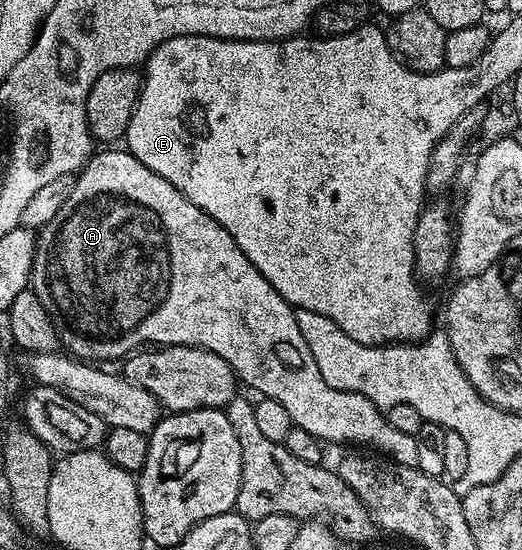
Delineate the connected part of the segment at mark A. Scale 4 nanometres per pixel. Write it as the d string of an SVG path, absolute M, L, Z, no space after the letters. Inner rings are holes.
M109 147L106 148L109 149L106 153L97 151L90 156L80 172L76 174L71 195L67 195L67 203L63 203L63 207L59 207L55 219L51 219L51 223L43 230L45 277L49 280L47 301L51 306L53 327L64 352L90 363L109 363L105 361L113 361L116 357L124 359L142 347L190 345L206 349L219 355L219 359L223 359L232 367L233 374L237 376L238 382L242 386L250 385L257 395L275 399L275 403L283 403L287 415L291 415L293 424L303 427L303 431L311 431L311 435L315 435L318 441L322 443L334 441L337 445L370 445L373 448L370 450L387 455L388 460L395 464L416 466L416 437L403 435L403 431L395 431L395 427L391 427L384 412L378 409L375 403L371 403L371 399L358 393L339 391L335 387L327 387L327 383L323 383L323 375L319 375L319 367L315 367L315 358L311 355L311 351L307 351L307 343L303 340L302 333L299 332L299 323L295 323L293 306L281 298L279 291L275 291L275 287L271 287L271 283L267 283L267 279L263 279L263 275L251 263L251 259L247 259L247 255L243 255L243 251L239 251L235 239L231 239L231 235L223 226L215 223L215 219L211 219L211 215L207 215L207 211L195 207L195 203L191 203L191 199L187 199L187 195L180 193L174 185L167 183L167 179L163 179L163 175L155 175L155 171L151 171L151 167L143 167L143 163L139 163L139 159L135 159L133 153L124 148L121 148L122 150L117 148L121 147Z

